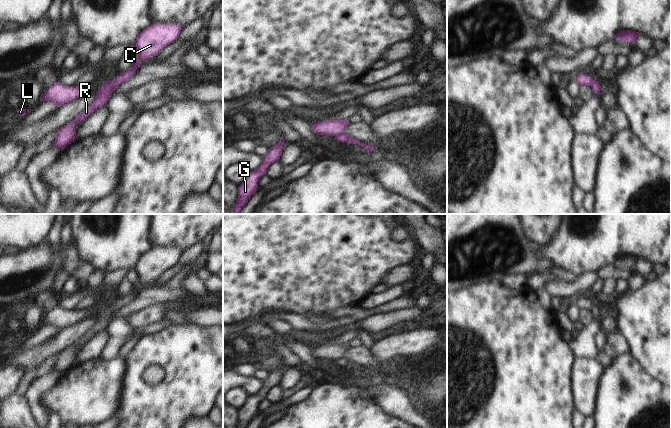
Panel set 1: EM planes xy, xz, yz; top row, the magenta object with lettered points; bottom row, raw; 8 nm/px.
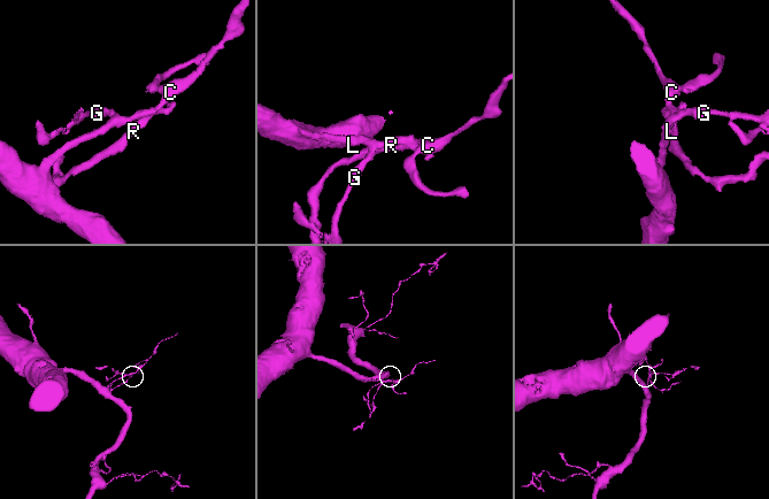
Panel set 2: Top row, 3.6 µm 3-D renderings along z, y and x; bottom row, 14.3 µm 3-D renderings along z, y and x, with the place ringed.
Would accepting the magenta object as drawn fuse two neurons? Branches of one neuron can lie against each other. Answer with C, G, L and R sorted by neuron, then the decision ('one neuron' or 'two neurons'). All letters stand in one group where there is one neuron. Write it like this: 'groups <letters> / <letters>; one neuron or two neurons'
groups C G L / R; two neurons

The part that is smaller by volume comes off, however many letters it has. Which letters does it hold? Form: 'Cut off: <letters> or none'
Cut off: R

